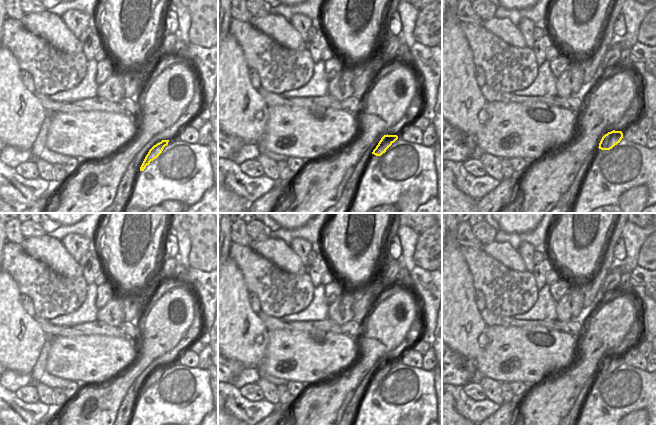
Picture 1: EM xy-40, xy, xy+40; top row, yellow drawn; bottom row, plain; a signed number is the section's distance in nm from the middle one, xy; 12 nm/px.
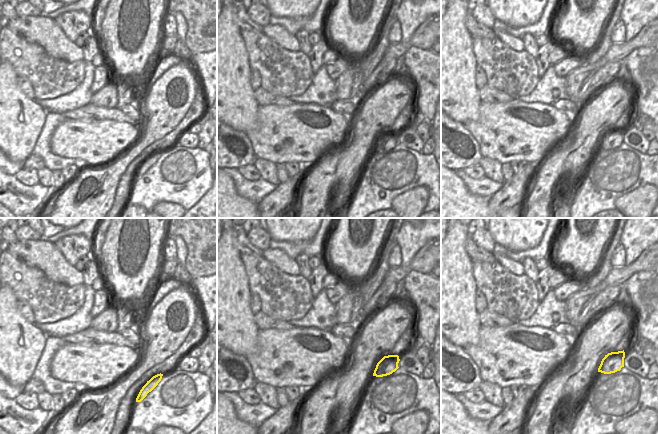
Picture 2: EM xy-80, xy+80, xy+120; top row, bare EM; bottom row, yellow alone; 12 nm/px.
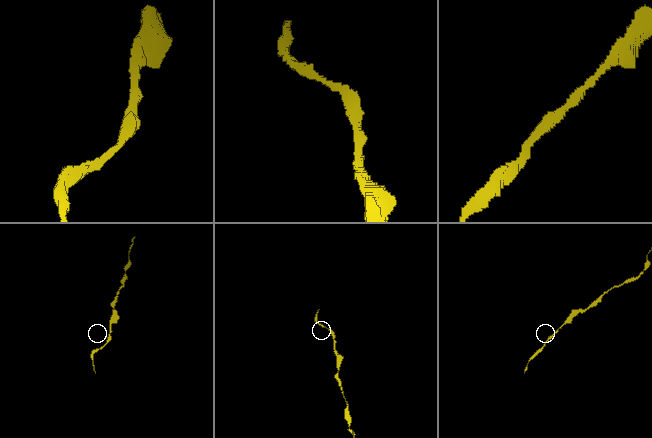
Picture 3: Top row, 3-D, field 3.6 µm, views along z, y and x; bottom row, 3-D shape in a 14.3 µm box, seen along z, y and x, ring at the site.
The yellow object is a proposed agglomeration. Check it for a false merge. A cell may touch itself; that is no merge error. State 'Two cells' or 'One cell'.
One cell.

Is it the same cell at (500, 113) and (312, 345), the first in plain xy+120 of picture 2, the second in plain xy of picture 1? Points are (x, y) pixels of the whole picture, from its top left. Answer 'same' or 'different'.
same

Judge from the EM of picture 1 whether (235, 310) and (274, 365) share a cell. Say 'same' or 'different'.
different

